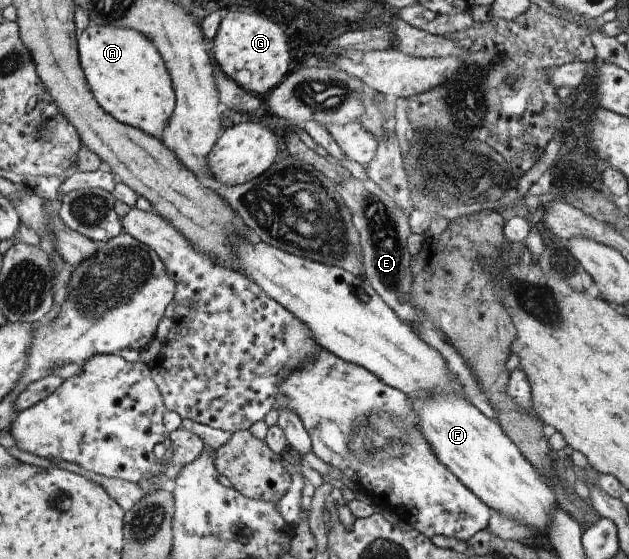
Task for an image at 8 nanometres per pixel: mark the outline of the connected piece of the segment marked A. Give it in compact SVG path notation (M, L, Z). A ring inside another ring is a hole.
M91 23L79 36L79 60L95 101L115 120L139 128L149 136L155 136L158 131L164 131L167 128L171 116L174 115L177 98L166 62L163 61L162 54L149 37L124 27L99 26Z

